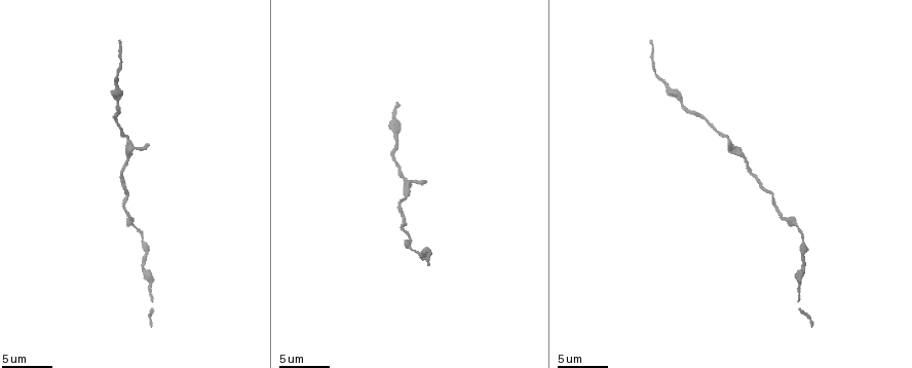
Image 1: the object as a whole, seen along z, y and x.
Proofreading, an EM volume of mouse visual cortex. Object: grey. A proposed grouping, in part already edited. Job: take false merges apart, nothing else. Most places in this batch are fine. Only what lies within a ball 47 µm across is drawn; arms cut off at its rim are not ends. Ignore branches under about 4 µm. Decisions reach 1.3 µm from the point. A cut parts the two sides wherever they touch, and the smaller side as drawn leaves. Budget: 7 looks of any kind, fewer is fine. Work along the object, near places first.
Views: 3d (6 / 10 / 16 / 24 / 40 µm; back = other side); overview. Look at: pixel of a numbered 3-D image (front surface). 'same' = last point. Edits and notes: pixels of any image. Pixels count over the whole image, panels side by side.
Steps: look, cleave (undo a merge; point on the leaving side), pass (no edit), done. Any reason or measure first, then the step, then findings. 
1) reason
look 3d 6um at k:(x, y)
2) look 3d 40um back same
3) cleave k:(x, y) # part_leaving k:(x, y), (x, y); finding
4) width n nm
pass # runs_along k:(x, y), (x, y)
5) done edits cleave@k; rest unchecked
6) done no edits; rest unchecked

sudden change in width
look 3d 10um at 1:(118, 84)

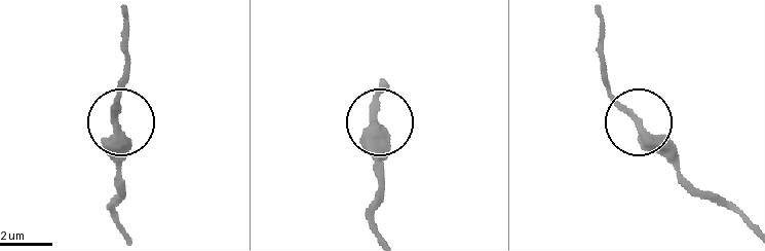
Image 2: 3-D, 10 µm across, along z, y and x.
pass # runs_along 2:(127, 234), (112, 211), (119, 198), (119, 101), (125, 69); continuous, no second neuron

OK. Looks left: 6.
sudden change in width
look 3d 10um at 1:(729, 141)

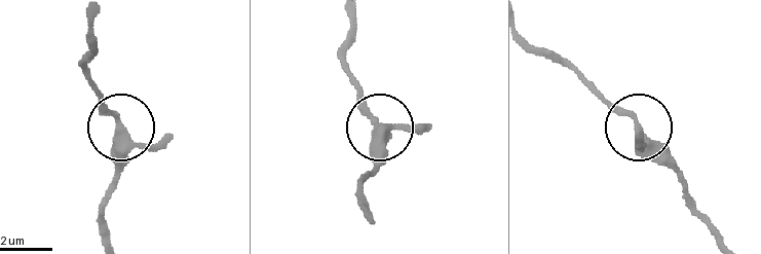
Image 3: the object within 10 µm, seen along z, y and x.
pass # runs_along 3:(104, 220), (117, 170), (117, 130), (86, 78); one neuron here

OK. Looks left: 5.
sudden change in width
look 3d 16um at 1:(407, 231)

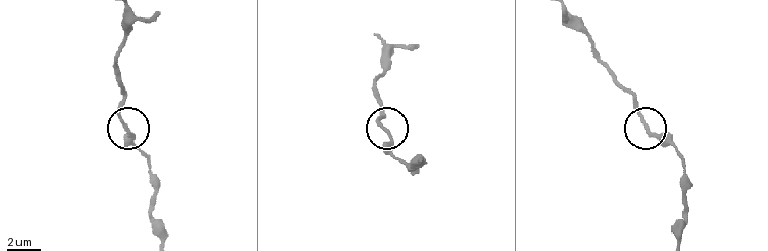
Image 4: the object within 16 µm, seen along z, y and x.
width 200 nm
pass # runs_along 4:(117, 68), (121, 116), (132, 144); all the same neuron

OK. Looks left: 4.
done no edits; rest unchecked

